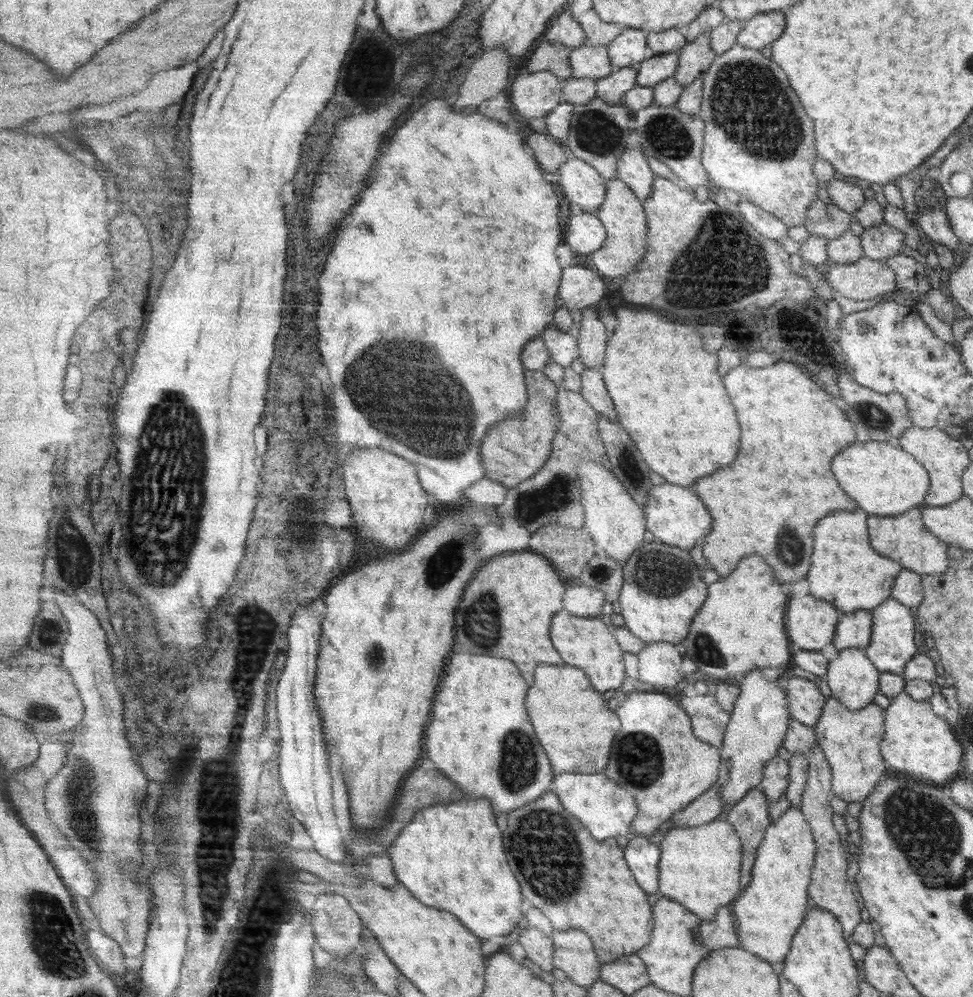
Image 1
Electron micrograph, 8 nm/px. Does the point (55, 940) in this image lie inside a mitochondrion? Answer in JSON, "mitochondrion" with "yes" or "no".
{"mitochondrion":"yes"}

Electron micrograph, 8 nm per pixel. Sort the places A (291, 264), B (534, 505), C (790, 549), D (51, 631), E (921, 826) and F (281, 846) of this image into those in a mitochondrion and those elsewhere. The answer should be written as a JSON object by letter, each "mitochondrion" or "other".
{"A":"other","B":"mitochondrion","C":"mitochondrion","D":"mitochondrion","E":"mitochondrion","F":"other"}

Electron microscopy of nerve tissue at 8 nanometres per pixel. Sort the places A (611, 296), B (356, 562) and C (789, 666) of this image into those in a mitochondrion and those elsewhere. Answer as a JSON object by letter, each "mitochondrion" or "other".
{"A":"other","B":"other","C":"other"}

